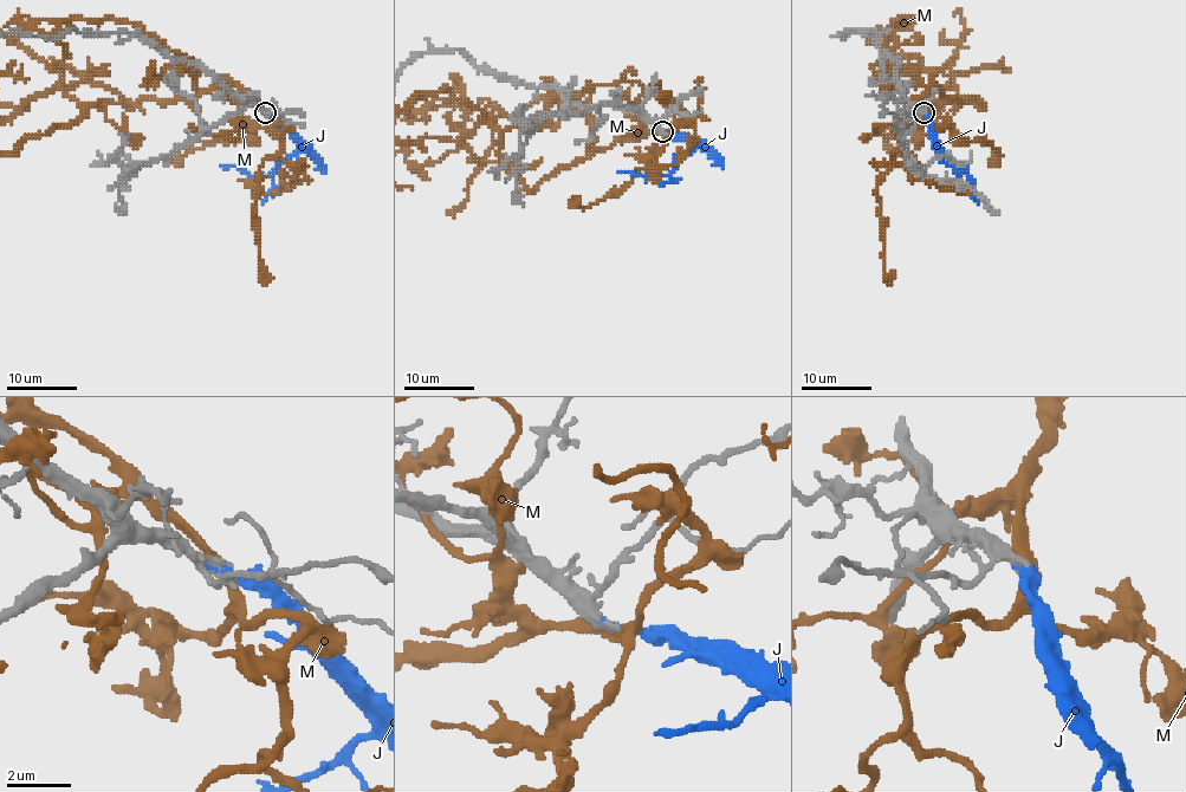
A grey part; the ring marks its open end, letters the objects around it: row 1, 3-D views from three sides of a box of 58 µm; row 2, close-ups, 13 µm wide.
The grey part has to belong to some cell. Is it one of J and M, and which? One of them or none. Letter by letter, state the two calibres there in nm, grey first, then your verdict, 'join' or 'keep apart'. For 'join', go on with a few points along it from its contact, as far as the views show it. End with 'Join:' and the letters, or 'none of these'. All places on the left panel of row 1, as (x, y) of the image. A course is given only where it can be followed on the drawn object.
J: 300 nm thick on the grey side, 190 nm on the other; join
M: 320 nm thick on the grey side, 280 nm on the other; keep apart
Join: J

